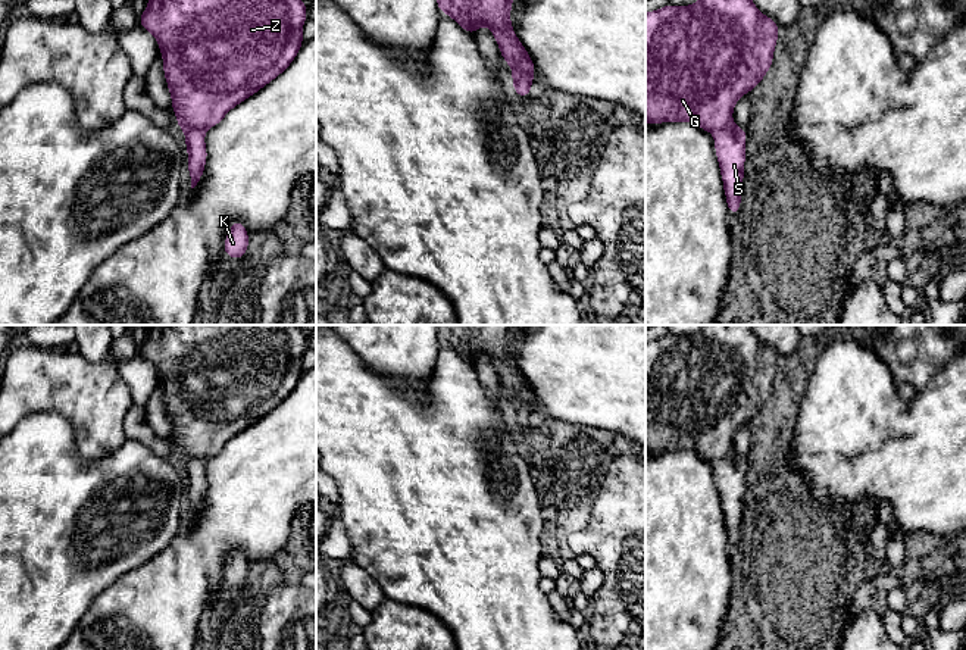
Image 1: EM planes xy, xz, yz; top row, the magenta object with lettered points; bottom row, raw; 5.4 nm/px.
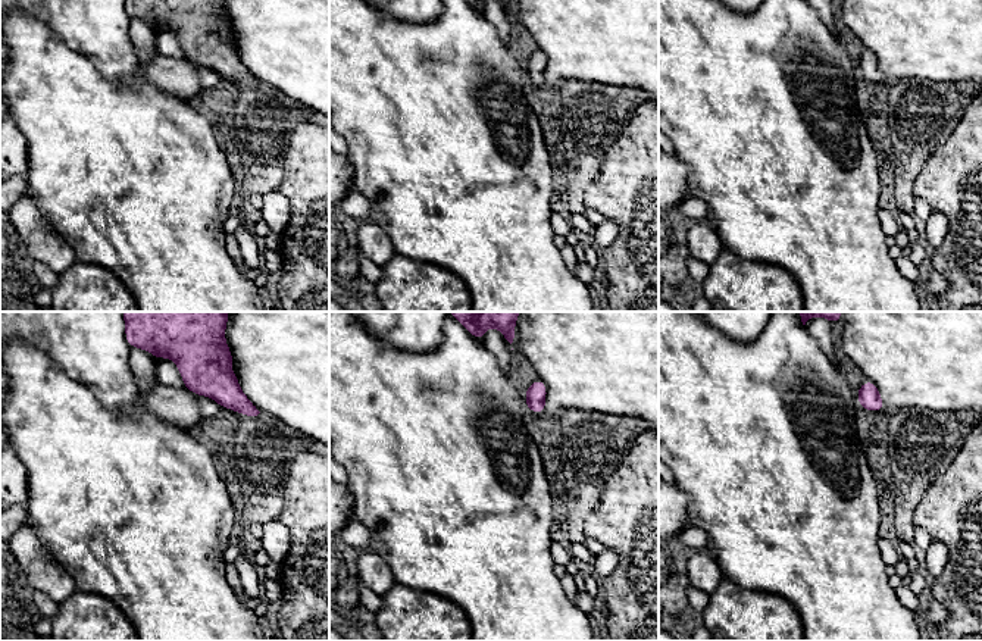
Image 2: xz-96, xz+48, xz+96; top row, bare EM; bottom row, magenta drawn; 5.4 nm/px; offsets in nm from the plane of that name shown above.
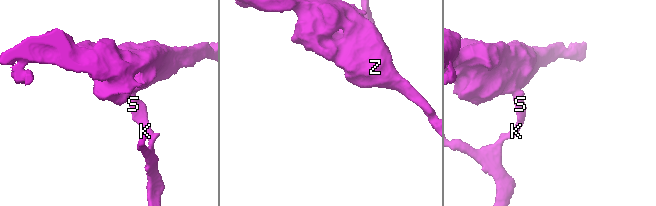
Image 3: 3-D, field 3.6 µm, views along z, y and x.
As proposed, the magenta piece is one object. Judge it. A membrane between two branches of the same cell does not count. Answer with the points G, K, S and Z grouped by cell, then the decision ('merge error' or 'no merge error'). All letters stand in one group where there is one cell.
G Z / K S; merge error

